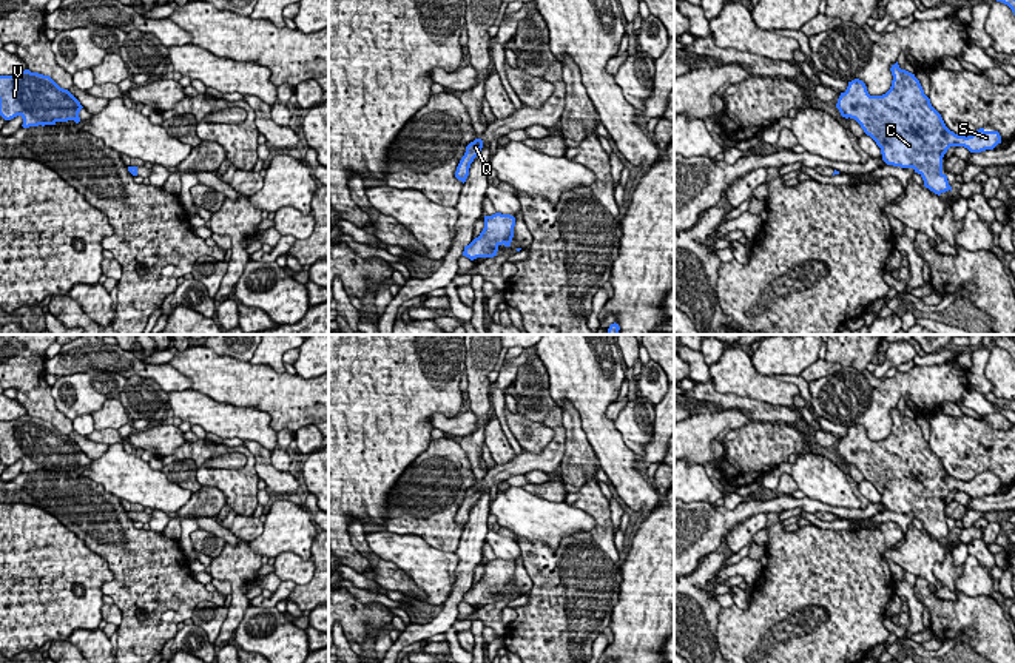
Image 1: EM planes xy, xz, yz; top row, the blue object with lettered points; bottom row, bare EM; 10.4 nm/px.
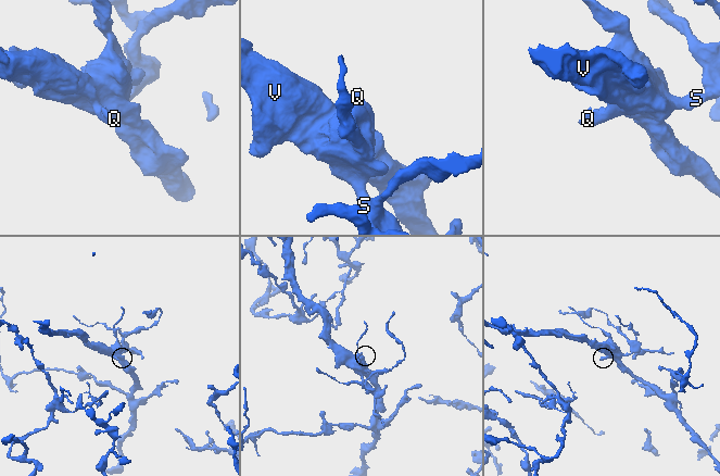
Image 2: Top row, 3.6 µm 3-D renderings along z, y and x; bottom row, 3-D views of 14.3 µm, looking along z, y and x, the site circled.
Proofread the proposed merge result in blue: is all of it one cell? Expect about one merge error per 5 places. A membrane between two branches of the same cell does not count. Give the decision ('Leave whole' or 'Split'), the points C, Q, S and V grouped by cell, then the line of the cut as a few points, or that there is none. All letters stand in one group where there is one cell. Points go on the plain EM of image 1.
Leave whole. Groups: C Q S V. No split

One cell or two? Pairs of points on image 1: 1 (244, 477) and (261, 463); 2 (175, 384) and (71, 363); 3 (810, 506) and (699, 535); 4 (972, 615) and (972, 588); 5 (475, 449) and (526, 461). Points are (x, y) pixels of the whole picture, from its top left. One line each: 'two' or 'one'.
1: two
2: one
3: one
4: two
5: two

